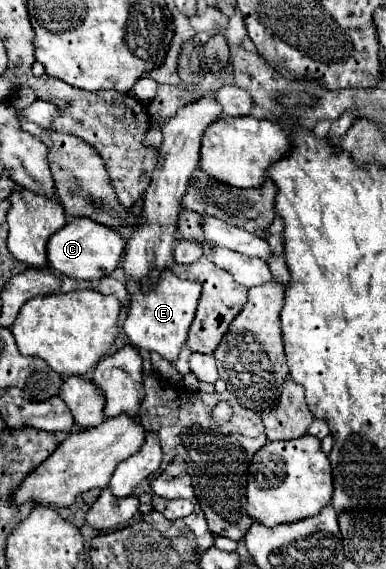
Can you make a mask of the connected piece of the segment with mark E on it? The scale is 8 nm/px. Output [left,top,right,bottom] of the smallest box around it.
[122,269,202,363]

